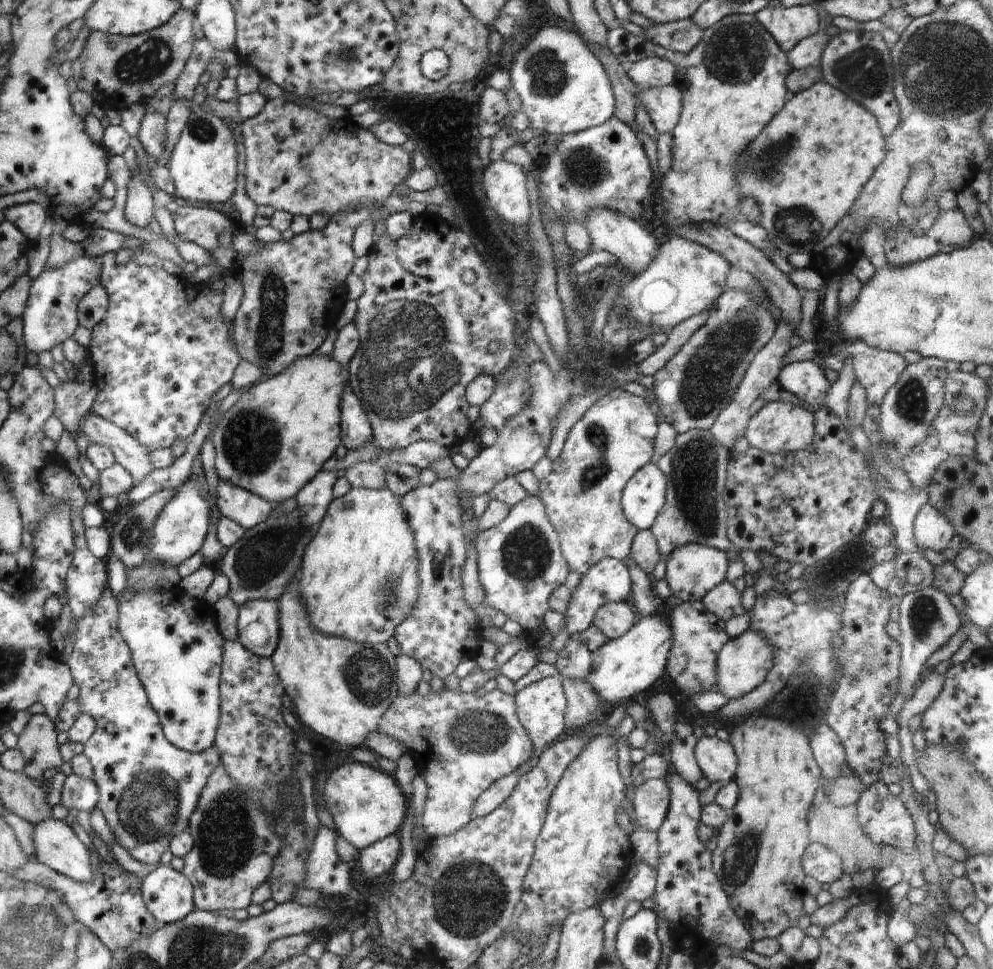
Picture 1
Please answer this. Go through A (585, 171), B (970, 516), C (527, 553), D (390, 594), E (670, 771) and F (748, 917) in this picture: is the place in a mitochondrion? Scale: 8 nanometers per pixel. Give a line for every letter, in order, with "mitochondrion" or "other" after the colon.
A: mitochondrion
B: other
C: mitochondrion
D: mitochondrion
E: other
F: other

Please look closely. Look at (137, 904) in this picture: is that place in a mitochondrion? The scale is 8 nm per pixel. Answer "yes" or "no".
no

